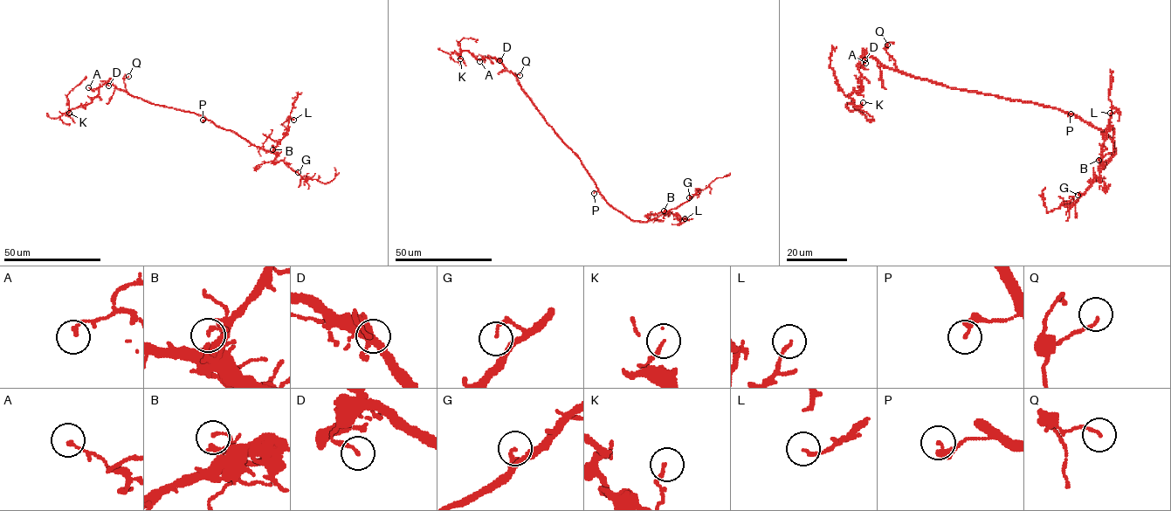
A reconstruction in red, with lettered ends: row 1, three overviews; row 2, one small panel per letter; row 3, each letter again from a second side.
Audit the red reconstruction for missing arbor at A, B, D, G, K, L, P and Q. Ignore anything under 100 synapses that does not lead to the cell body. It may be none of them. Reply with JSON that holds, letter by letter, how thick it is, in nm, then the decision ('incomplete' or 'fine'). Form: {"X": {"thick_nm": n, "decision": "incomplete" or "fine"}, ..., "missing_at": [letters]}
{"A": {"thick_nm": 130, "decision": "fine"}, "B": {"thick_nm": 120, "decision": "fine"}, "D": {"thick_nm": 140, "decision": "fine"}, "G": {"thick_nm": 150, "decision": "fine"}, "K": {"thick_nm": 130, "decision": "fine"}, "L": {"thick_nm": 130, "decision": "fine"}, "P": {"thick_nm": 280, "decision": "fine"}, "Q": {"thick_nm": 110, "decision": "fine"}, "missing_at": []}

